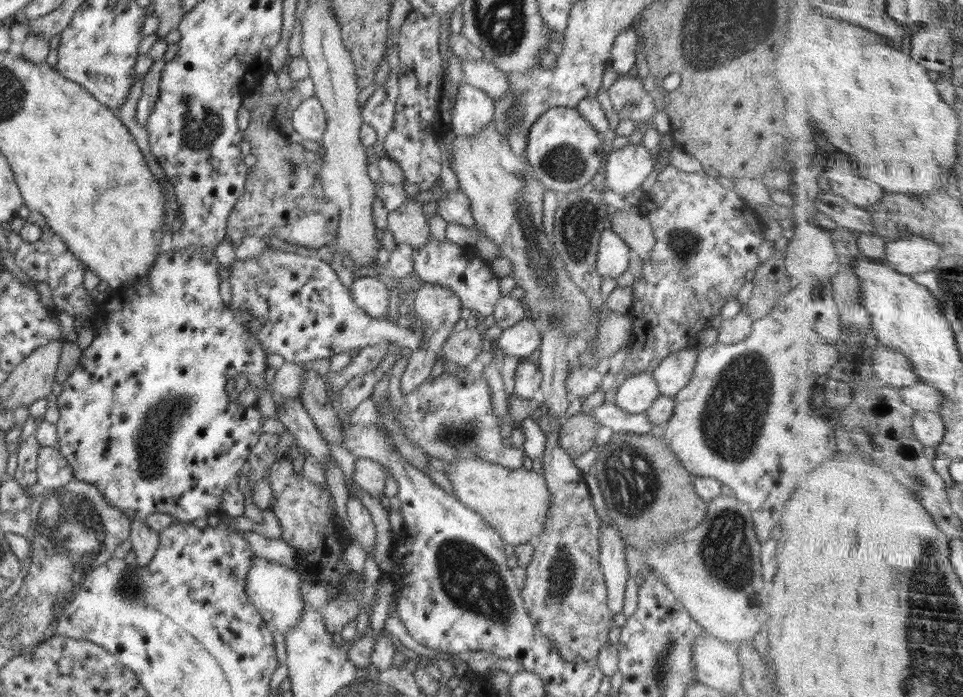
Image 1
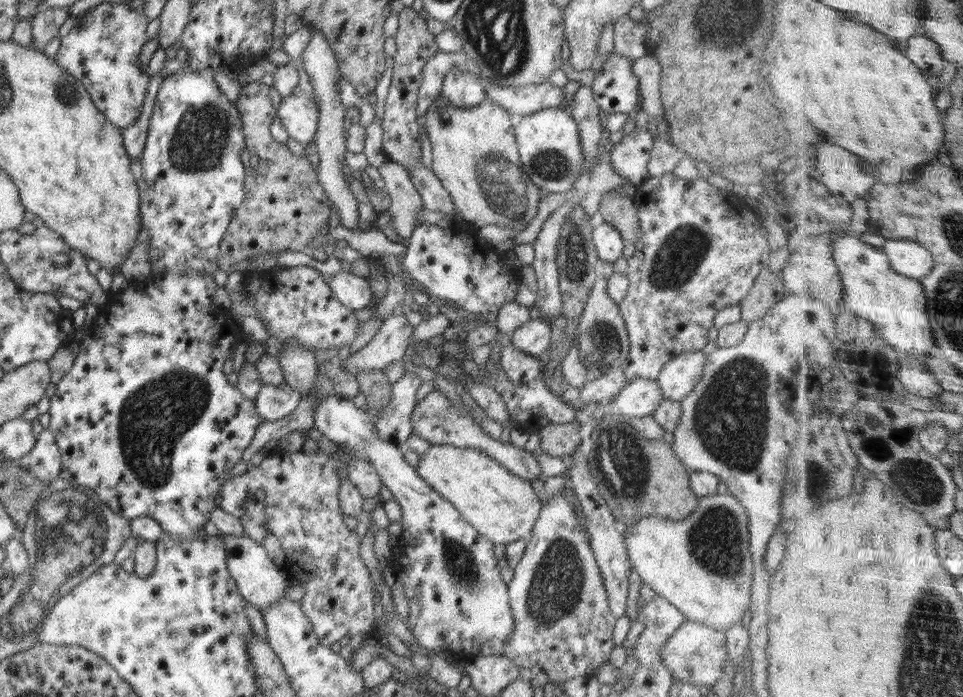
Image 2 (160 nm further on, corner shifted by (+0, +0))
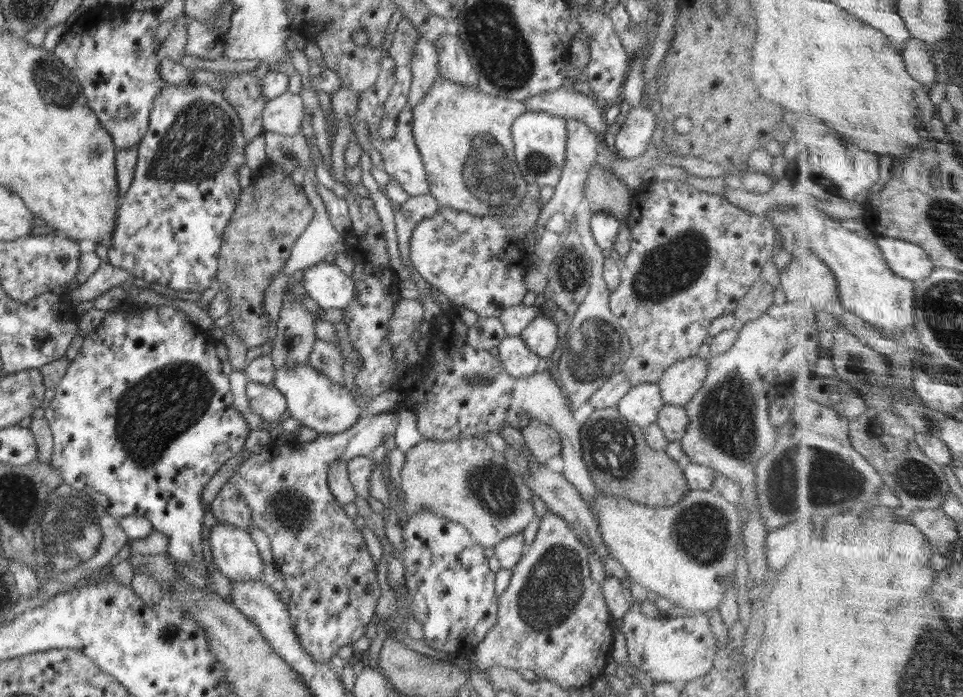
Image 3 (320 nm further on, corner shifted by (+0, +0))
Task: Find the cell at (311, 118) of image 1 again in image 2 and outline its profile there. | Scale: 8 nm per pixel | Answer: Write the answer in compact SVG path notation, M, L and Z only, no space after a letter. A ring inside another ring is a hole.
M306 92L290 94L282 100L274 113L282 121L290 138L302 144L315 139L320 112L314 101L315 99Z

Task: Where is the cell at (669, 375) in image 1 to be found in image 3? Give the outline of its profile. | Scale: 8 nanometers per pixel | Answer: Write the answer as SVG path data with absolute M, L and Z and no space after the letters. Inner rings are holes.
M696 354L690 358L679 360L672 364L670 368L666 369L664 375L657 383L664 404L682 407L686 406L688 402L694 398L698 390L702 389L702 386L704 386L704 382L707 378L706 372L708 363L709 358L703 359Z

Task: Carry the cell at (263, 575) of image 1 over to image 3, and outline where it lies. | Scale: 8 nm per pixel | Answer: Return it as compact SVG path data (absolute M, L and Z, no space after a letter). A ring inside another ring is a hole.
M233 524L210 527L209 542L214 564L232 581L262 581L265 565L250 533Z

